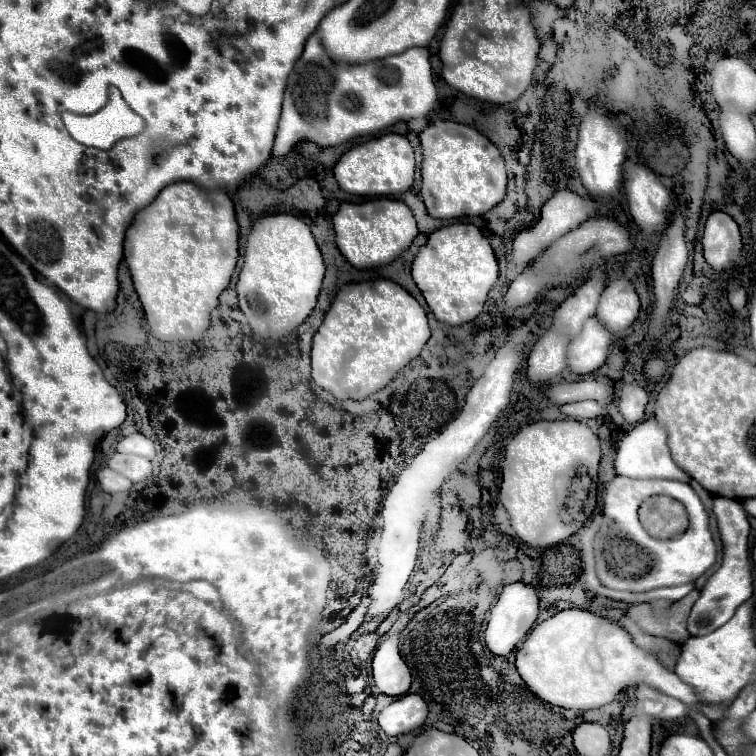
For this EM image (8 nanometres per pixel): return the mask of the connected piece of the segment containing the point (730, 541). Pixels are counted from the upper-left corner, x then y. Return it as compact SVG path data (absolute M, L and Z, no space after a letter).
M714 498L714 508L712 508L716 522L718 522L718 532L722 540L722 566L706 580L706 584L700 590L700 598L694 602L690 618L688 618L688 632L692 636L704 636L726 624L736 608L746 602L752 596L752 562L750 562L750 552L748 552L748 534L750 534L750 524L748 516L738 500L732 498Z

